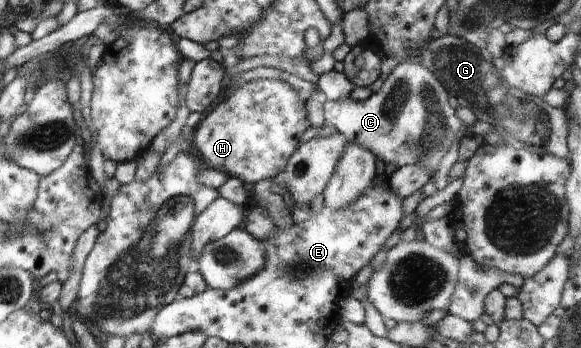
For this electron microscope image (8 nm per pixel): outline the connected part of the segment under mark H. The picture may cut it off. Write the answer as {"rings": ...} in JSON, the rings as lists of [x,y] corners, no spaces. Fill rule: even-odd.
{"rings":[[[256,79],[248,82],[241,82],[237,90],[232,92],[229,96],[226,96],[220,104],[213,110],[210,110],[210,114],[199,122],[194,130],[194,137],[192,145],[195,148],[196,156],[200,162],[206,164],[206,168],[212,170],[218,170],[218,172],[224,172],[226,176],[232,181],[240,181],[242,184],[247,182],[250,184],[256,184],[261,180],[273,179],[278,173],[287,168],[288,159],[292,156],[292,153],[300,148],[300,138],[304,136],[304,132],[308,130],[310,121],[308,121],[308,111],[306,111],[305,102],[300,100],[296,90],[284,79]]]}

